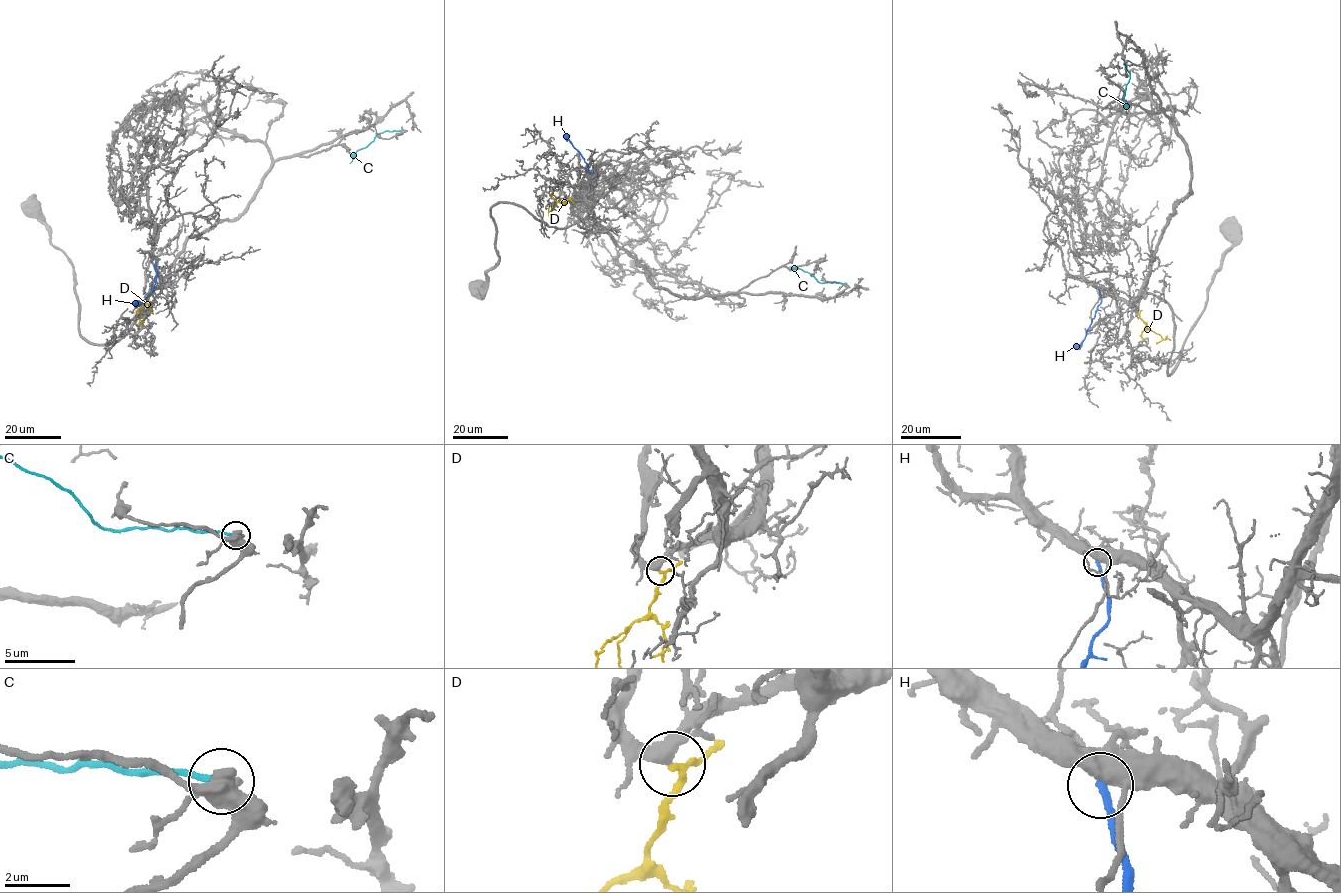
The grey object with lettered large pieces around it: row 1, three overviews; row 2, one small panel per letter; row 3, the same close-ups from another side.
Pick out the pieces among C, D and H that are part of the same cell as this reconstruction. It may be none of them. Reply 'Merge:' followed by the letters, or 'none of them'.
Merge: D

